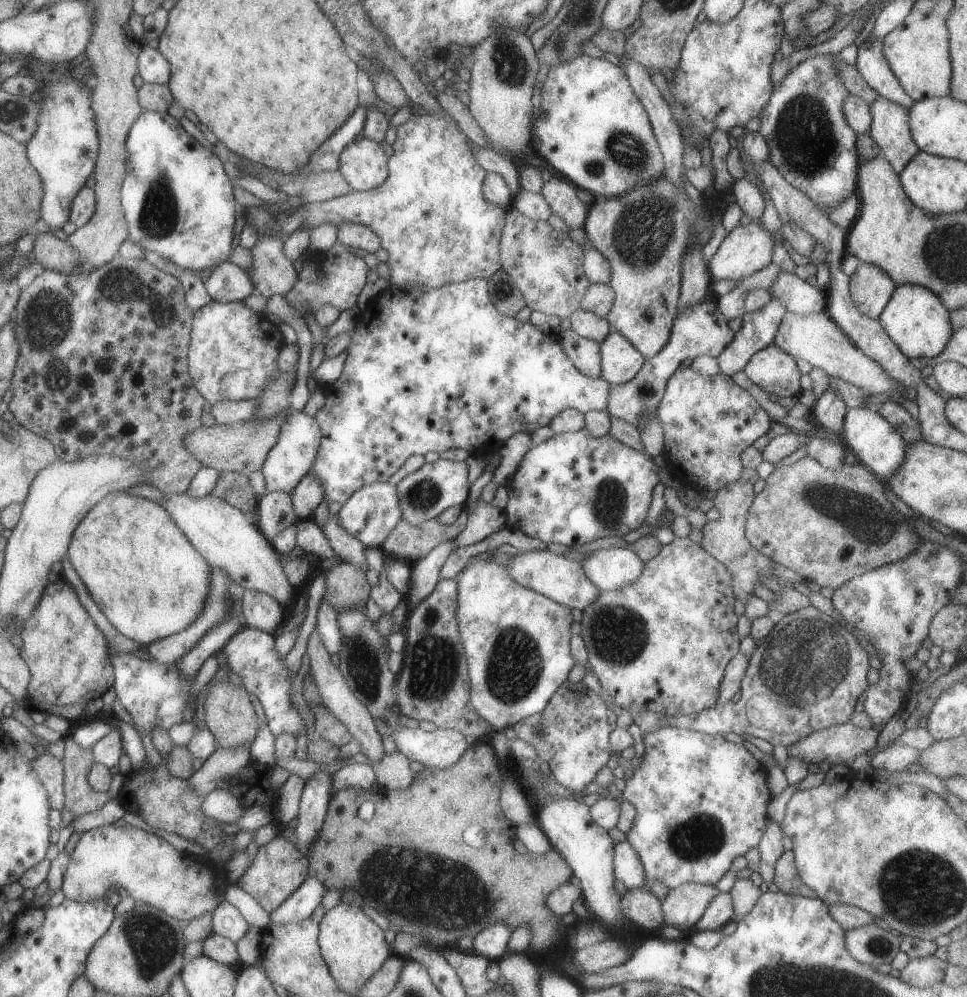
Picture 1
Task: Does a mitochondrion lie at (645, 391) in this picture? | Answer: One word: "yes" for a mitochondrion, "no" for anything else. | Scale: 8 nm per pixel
yes

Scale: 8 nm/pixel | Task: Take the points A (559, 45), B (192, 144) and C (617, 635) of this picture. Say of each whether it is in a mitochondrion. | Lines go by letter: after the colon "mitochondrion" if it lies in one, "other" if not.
A: mitochondrion
B: other
C: mitochondrion

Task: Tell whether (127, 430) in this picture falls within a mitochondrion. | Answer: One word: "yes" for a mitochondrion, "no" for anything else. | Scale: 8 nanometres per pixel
no

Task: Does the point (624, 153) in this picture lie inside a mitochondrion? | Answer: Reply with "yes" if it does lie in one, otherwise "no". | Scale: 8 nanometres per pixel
yes

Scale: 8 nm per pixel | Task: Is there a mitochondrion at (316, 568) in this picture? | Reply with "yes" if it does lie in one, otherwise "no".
no

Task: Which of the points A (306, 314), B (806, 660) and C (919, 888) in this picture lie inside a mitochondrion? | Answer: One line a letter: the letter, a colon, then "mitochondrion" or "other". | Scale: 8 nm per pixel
A: other
B: mitochondrion
C: mitochondrion

